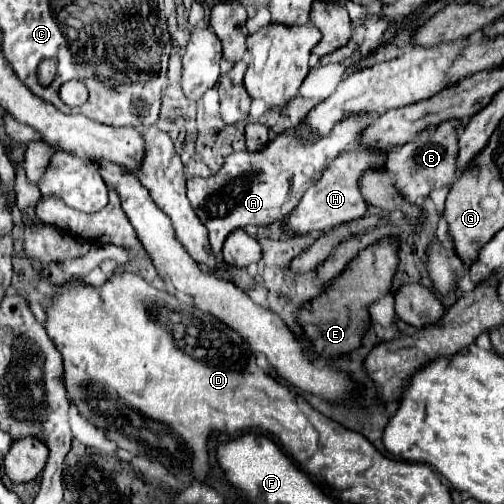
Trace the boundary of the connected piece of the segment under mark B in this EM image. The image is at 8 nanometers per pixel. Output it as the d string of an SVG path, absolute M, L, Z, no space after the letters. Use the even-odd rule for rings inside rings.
M449 119L439 123L431 131L421 131L407 145L389 151L385 167L395 177L395 189L405 197L407 203L423 203L433 189L445 187L457 175L457 153L459 153L459 129L465 123L461 119Z

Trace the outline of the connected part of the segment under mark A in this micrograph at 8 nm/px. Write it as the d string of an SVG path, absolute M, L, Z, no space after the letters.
M347 117L335 127L335 131L331 131L329 137L315 143L297 141L293 139L293 131L285 131L259 151L239 151L229 155L219 173L207 179L189 179L187 199L191 201L201 223L209 229L211 251L215 255L221 253L225 235L239 227L267 227L285 219L295 209L307 187L319 179L327 163L357 143L363 127L365 117Z

